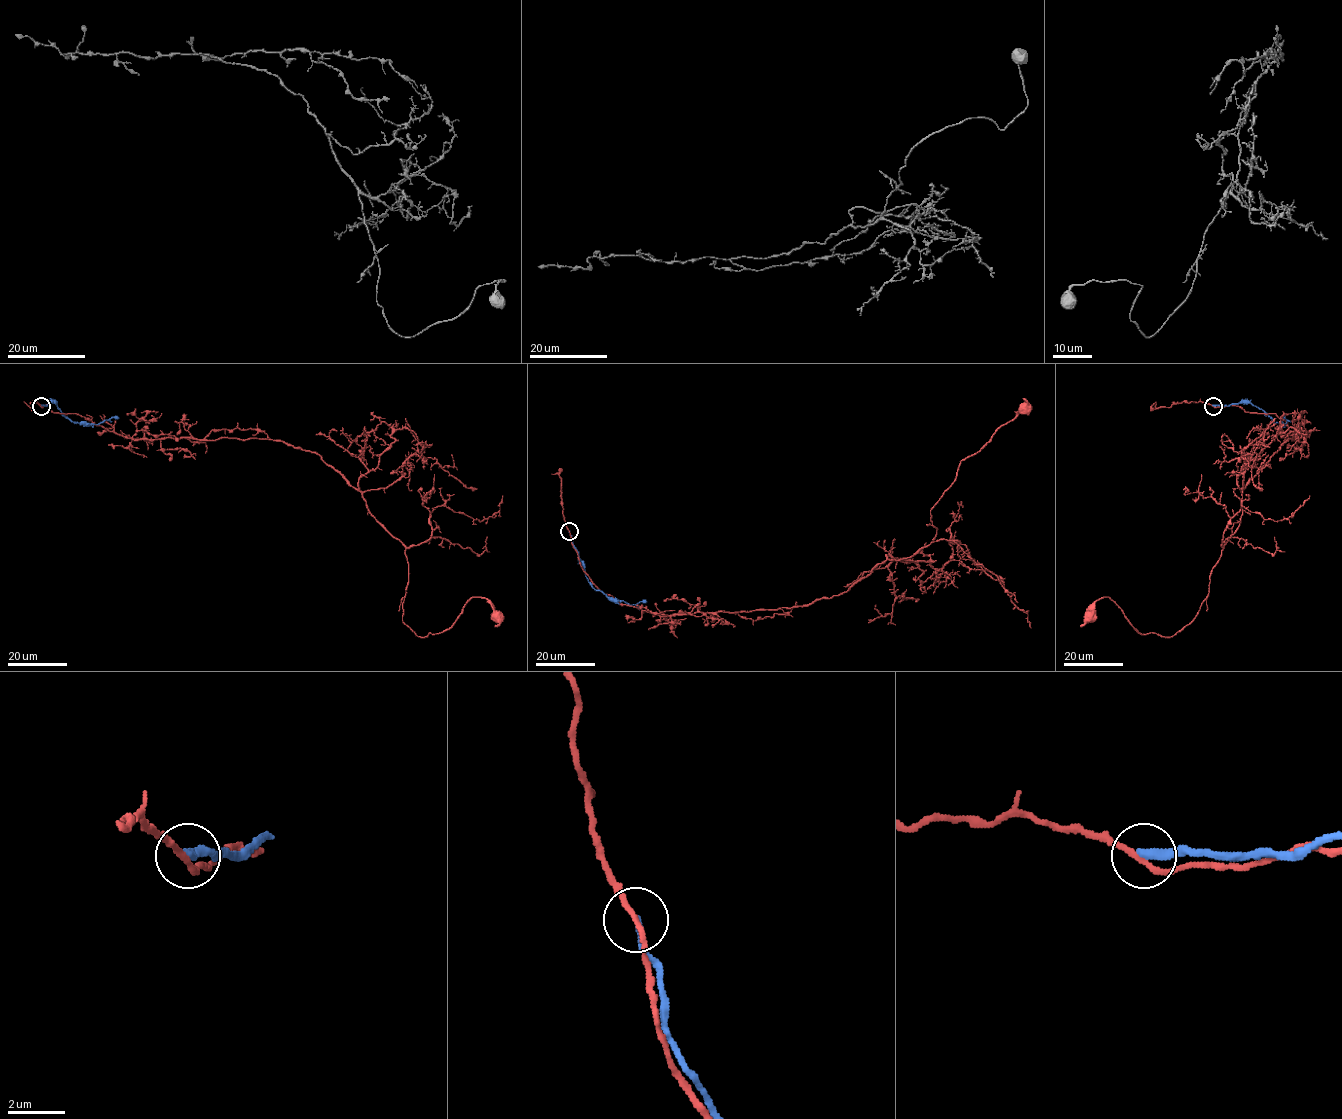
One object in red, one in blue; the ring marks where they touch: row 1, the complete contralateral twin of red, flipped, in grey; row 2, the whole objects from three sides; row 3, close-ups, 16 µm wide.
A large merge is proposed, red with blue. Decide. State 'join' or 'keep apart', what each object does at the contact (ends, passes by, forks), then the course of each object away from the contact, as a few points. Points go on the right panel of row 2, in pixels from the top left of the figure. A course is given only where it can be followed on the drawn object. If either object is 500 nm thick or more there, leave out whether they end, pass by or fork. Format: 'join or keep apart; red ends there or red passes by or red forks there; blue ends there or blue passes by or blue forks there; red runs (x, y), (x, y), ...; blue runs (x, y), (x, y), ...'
keep apart; red passes by; blue ends there; red runs (1213, 405), (1274, 413), (1296, 440), (1241, 491), (1198, 614), (1170, 637), (1140, 634), (1108, 597), (1089, 617); blue runs (1213, 405), (1251, 402), (1275, 423), (1284, 424), (1287, 420), (1284, 418)

